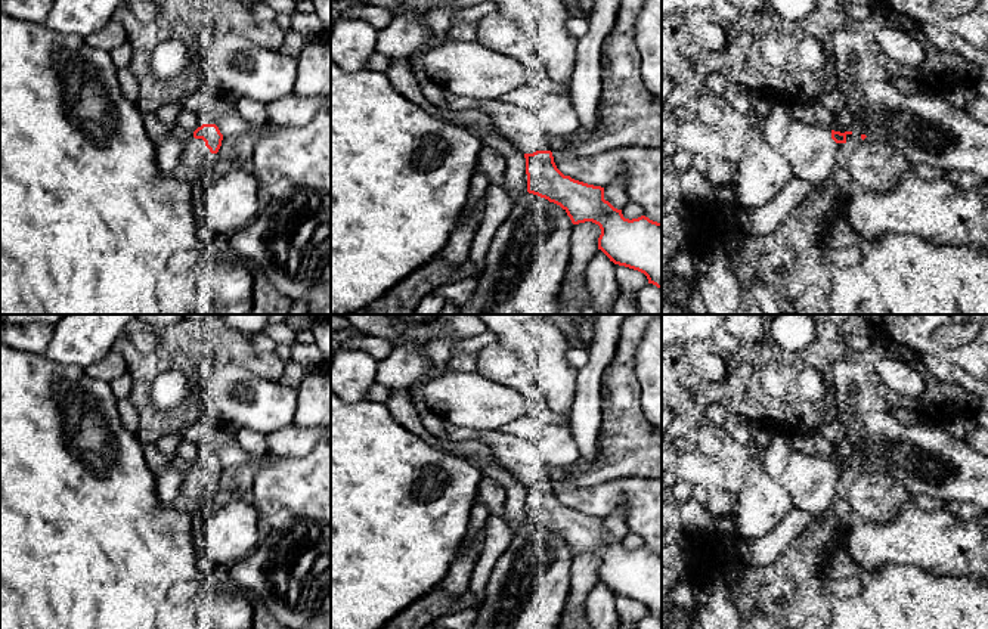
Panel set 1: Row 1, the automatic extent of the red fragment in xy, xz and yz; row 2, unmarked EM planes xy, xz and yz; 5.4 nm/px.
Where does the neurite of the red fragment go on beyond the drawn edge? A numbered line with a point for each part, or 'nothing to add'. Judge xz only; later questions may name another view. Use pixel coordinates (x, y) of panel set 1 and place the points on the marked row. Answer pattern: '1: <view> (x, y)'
1: xz (525, 130)

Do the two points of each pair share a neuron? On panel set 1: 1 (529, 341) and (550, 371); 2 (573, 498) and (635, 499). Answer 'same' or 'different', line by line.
1: same
2: same

